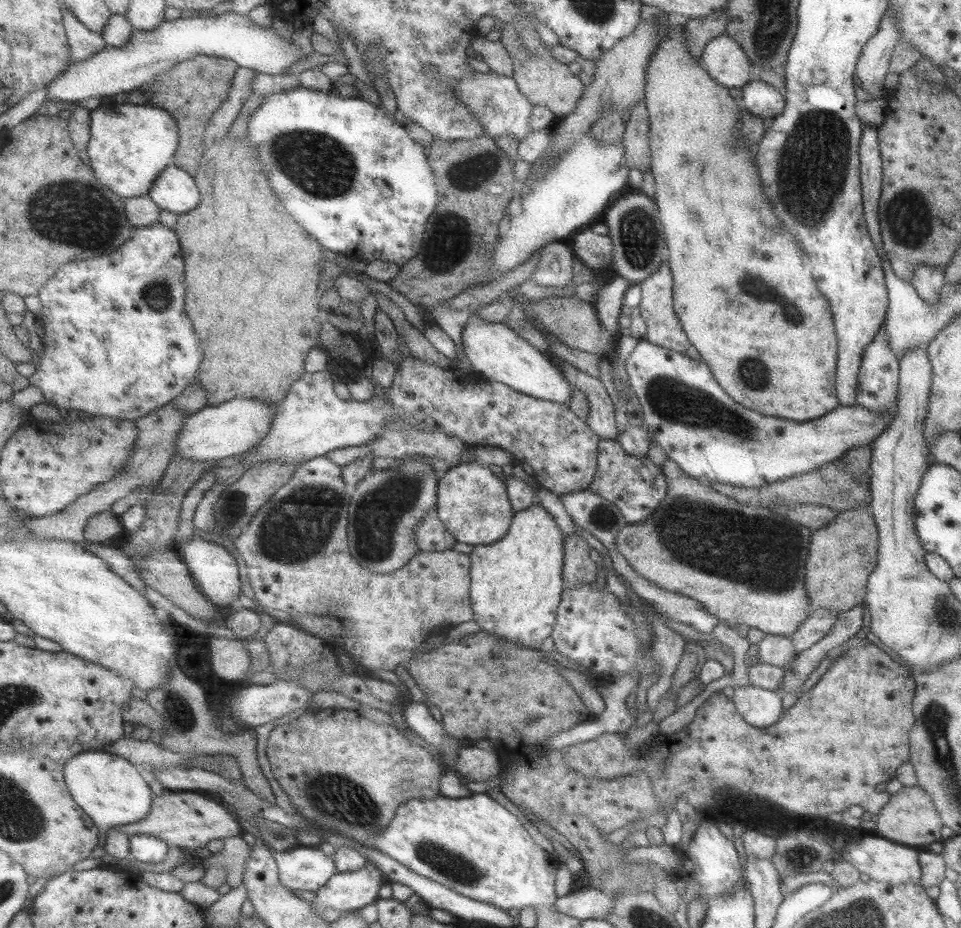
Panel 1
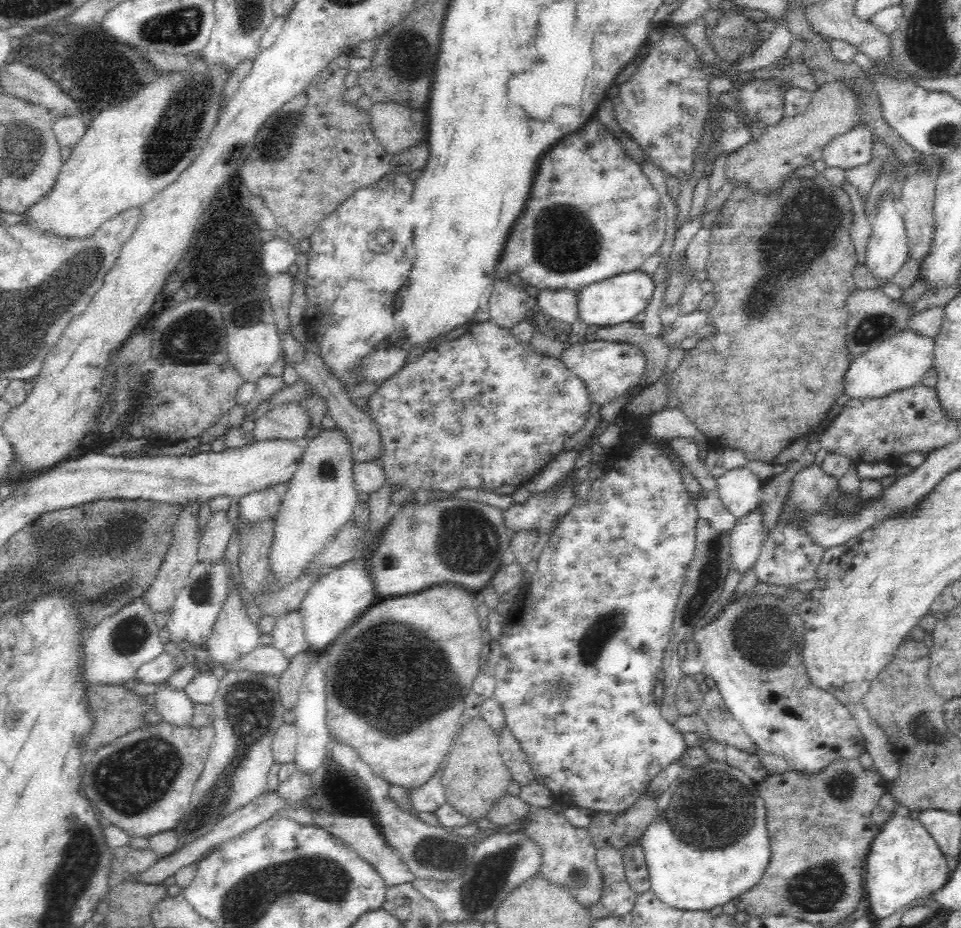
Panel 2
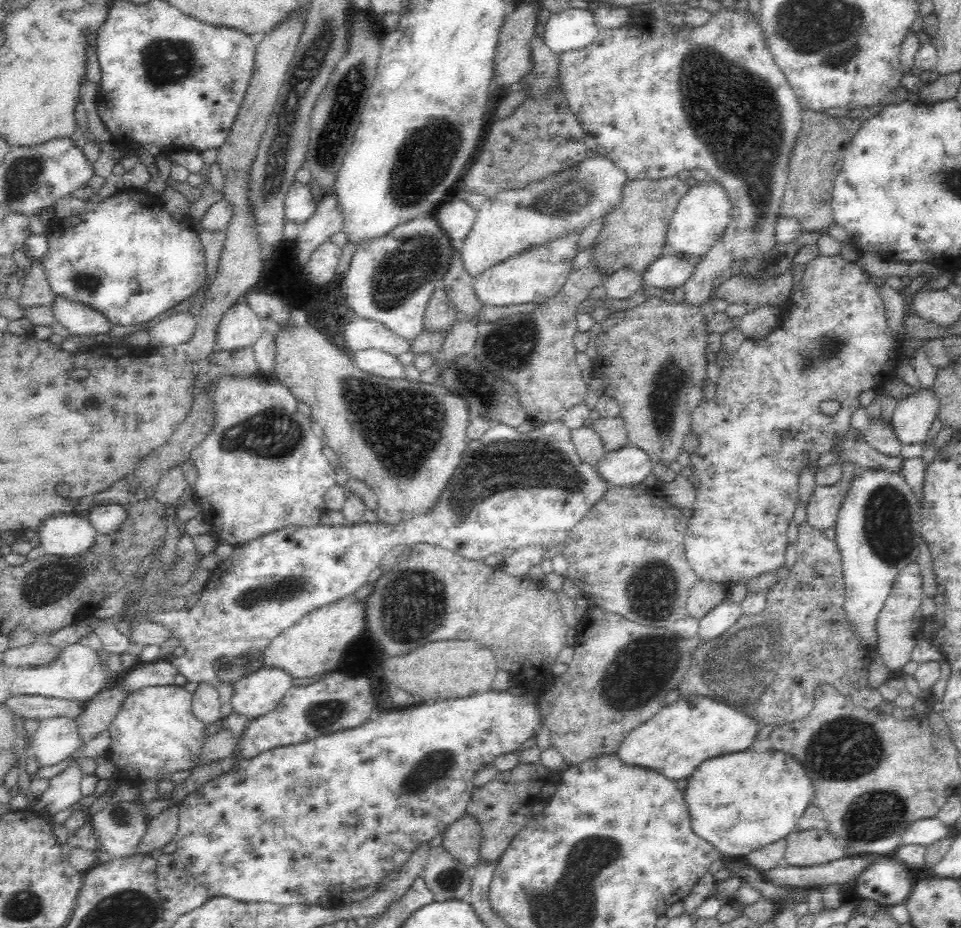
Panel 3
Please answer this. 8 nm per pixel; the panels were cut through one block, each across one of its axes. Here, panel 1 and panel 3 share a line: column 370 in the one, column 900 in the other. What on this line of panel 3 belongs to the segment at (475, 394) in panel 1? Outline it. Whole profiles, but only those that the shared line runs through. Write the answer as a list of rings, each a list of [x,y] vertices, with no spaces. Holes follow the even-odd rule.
[[[918,390],[896,404],[890,422],[893,433],[903,445],[922,443],[936,419],[936,412],[938,403],[933,390]]]

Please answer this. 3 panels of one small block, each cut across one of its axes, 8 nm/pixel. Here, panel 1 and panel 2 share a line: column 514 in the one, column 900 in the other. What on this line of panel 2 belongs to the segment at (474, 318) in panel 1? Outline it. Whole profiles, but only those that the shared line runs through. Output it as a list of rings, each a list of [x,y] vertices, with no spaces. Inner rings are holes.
[[[908,324],[904,330],[890,334],[880,344],[852,359],[844,378],[844,393],[850,398],[880,398],[880,395],[914,386],[933,368],[935,338],[913,330]]]

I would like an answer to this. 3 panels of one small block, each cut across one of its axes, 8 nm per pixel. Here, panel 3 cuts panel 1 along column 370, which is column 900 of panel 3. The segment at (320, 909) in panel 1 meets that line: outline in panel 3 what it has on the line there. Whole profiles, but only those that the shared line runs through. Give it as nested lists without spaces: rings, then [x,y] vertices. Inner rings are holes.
[[[880,860],[856,878],[856,894],[860,900],[875,901],[880,906],[898,906],[914,893],[917,878],[916,869],[908,870],[902,862]]]

